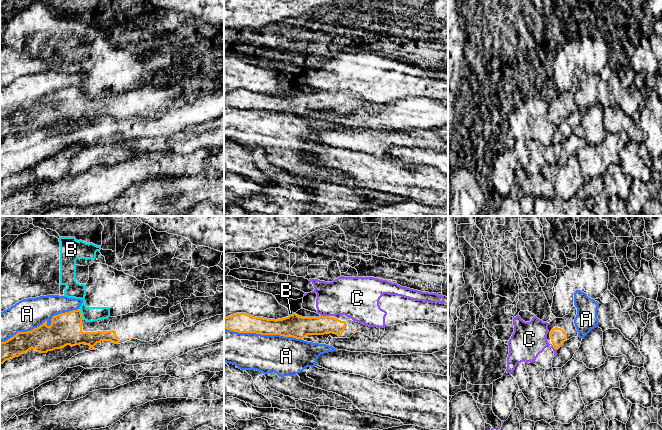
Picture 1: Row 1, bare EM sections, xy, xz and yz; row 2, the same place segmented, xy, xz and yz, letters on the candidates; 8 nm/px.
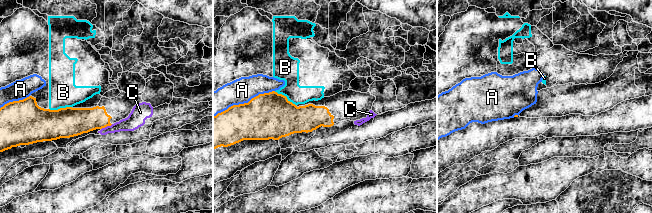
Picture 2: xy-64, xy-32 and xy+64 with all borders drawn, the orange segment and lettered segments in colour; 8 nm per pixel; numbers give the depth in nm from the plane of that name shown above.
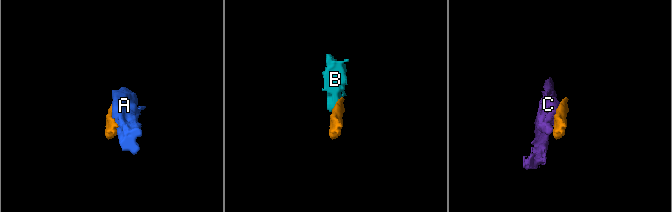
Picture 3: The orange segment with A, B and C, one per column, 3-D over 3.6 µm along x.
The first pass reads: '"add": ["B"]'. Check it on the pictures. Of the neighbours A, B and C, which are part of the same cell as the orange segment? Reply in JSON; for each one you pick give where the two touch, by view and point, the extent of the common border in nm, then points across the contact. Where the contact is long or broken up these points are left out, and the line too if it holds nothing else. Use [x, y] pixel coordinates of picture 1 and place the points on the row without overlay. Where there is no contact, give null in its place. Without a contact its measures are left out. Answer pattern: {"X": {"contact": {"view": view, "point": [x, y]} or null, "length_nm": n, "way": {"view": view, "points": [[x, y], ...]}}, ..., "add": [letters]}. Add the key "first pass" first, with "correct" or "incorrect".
{"first pass": "incorrect", "add": []}

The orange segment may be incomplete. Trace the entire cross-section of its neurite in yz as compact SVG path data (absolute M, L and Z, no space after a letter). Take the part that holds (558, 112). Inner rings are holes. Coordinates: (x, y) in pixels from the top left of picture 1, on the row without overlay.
M574 82L568 91L563 94L555 93L548 100L547 116L554 125L558 126L565 117L578 112L578 107L574 100L576 91L577 84Z

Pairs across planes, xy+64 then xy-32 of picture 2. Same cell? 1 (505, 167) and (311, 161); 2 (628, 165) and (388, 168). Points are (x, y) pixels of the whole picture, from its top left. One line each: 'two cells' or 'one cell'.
1: two cells
2: one cell

